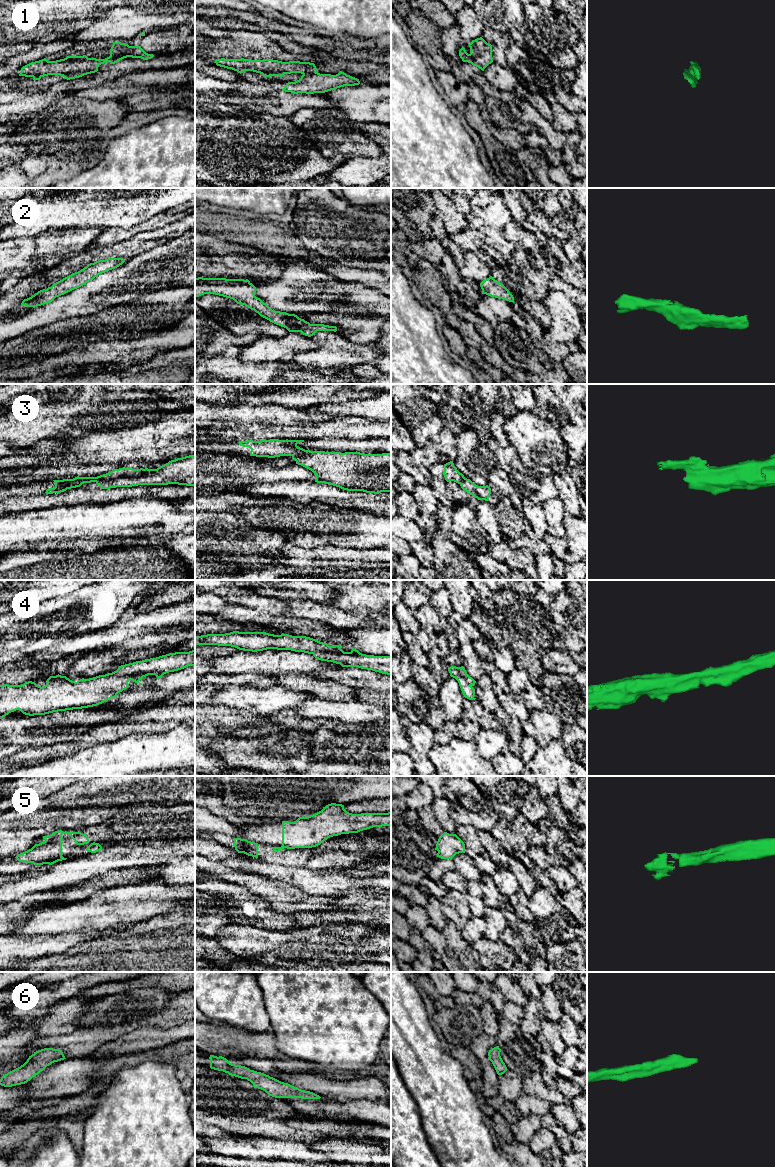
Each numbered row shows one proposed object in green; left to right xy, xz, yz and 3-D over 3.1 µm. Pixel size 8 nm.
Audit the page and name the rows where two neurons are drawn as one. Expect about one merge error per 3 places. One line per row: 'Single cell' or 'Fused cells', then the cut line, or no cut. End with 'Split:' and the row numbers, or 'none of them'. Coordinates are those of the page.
1: Single cell. No split
2: Single cell. No split
3: Fused cells. Split along xy (143, 469), (137, 475), (121, 475), (96, 482)
4: Single cell. No split
5: Fused cells. Split along xz (282, 845), (284, 847)
6: Single cell. No split
Split: 3, 5

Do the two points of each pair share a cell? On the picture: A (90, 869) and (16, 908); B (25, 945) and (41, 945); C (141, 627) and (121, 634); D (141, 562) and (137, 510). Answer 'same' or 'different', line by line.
A: different
B: same
C: same
D: different

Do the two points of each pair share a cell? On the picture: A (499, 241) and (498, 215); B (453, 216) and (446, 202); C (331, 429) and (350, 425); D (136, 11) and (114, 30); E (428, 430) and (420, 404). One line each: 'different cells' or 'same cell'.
A: different cells
B: same cell
C: same cell
D: same cell
E: same cell

